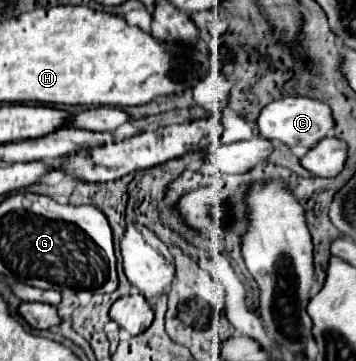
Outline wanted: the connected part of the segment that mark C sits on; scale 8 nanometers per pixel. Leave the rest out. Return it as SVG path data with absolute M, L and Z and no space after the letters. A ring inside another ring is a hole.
M283 97L283 99L277 99L263 107L263 111L259 113L257 125L259 125L259 135L263 139L269 139L273 143L283 143L287 147L303 145L303 147L311 149L333 129L333 117L331 117L329 107L325 107L325 103L321 103L317 99Z

